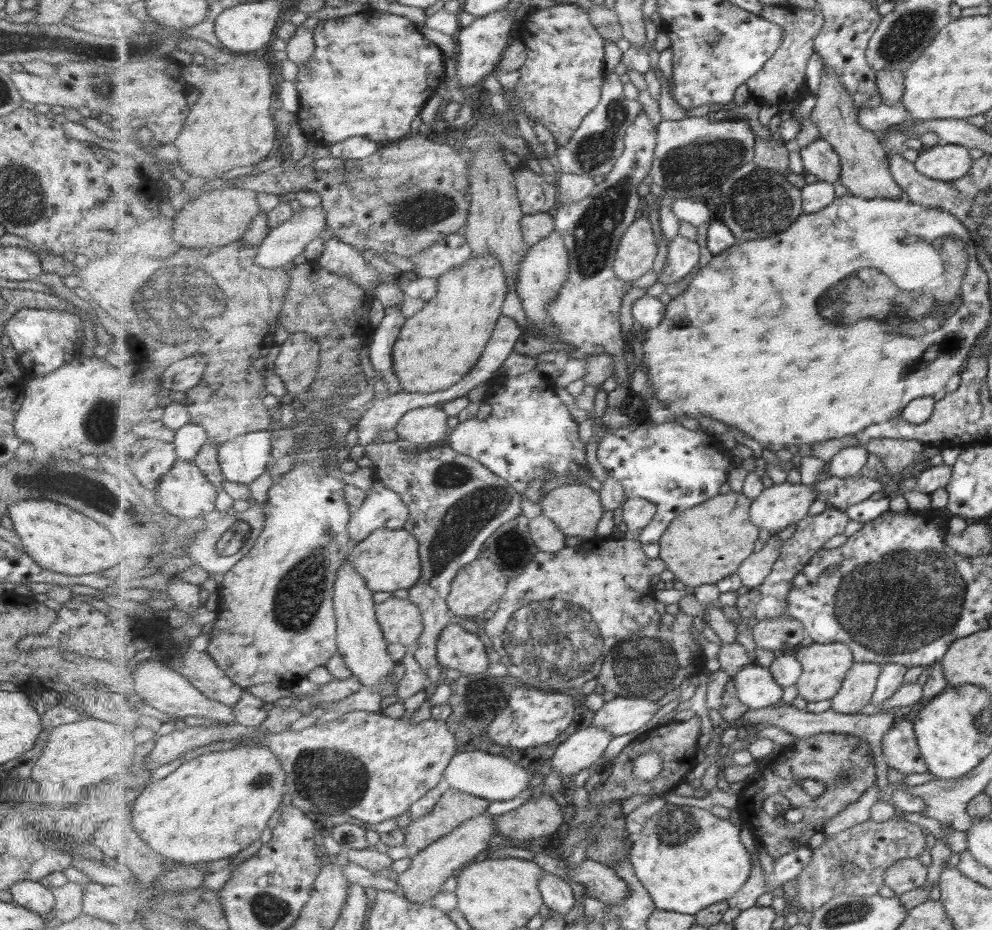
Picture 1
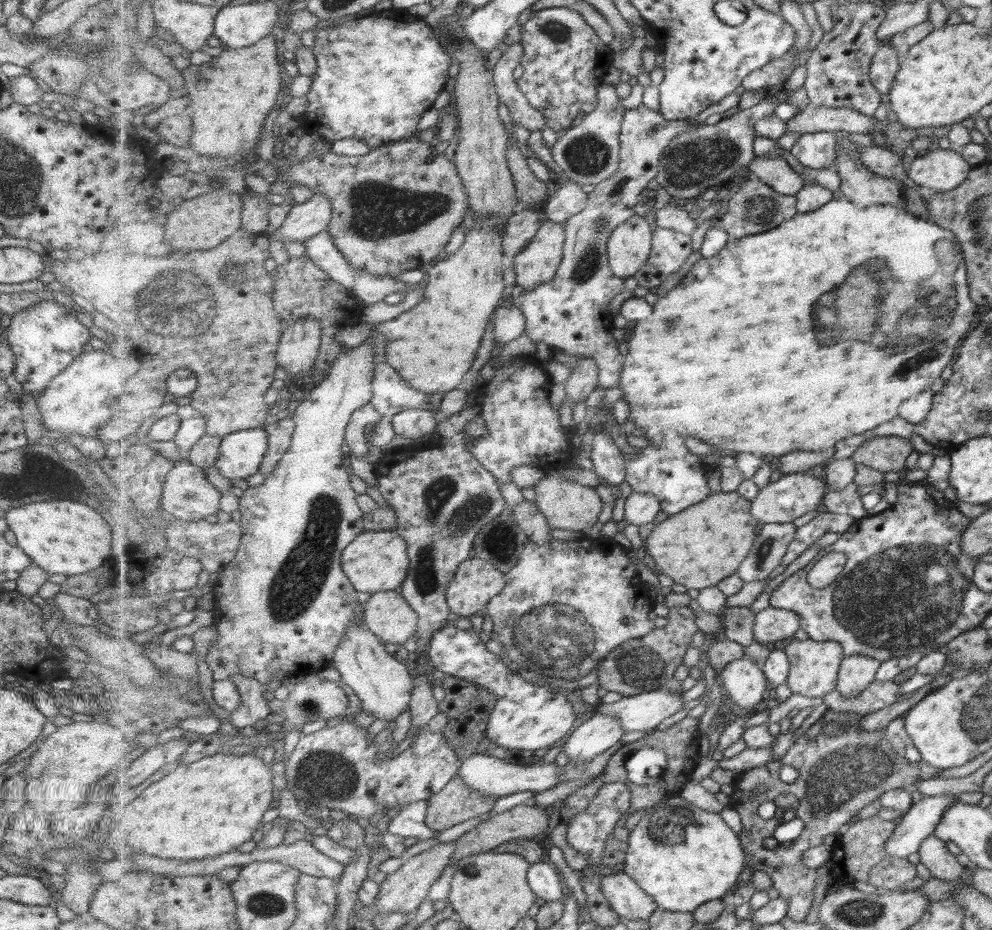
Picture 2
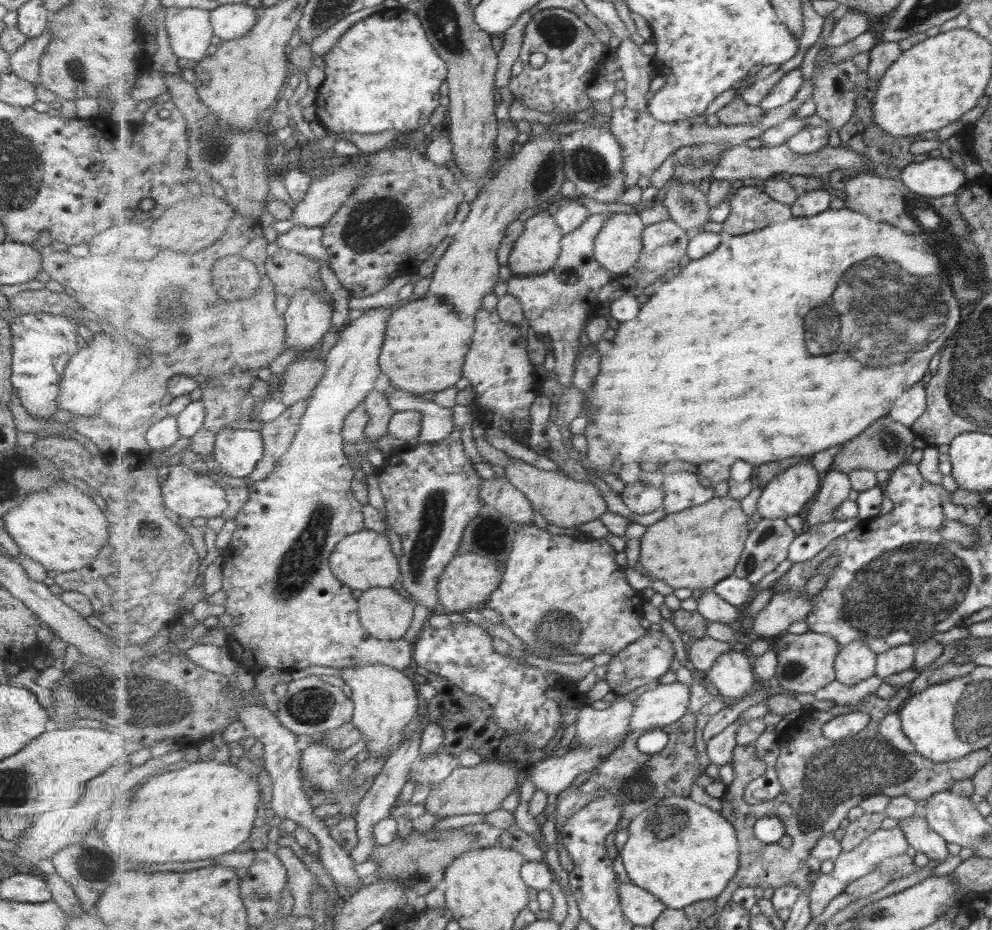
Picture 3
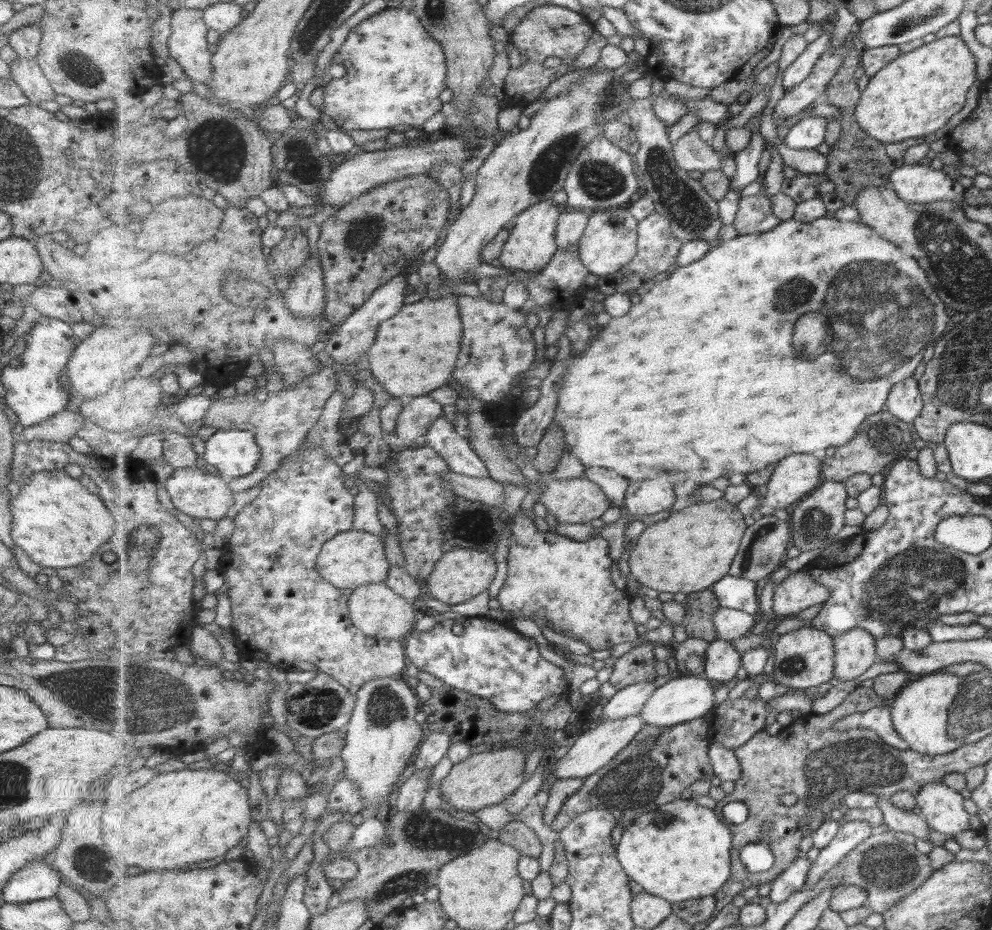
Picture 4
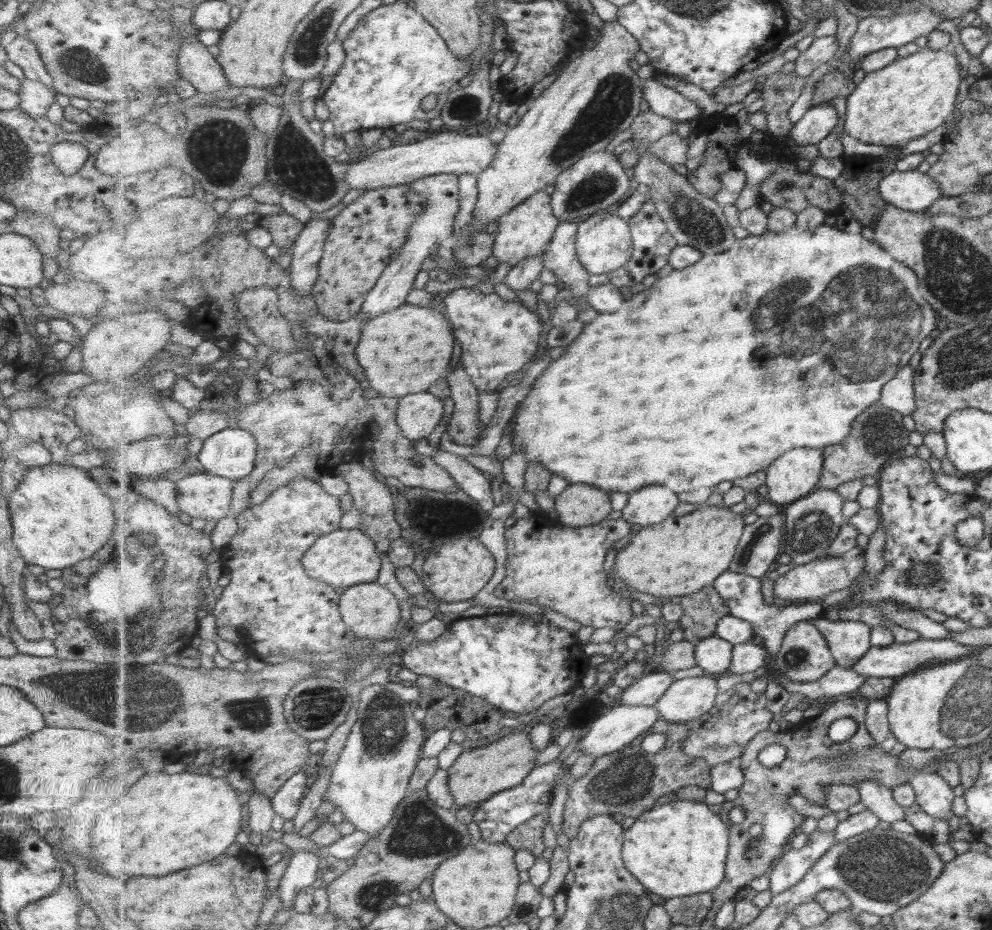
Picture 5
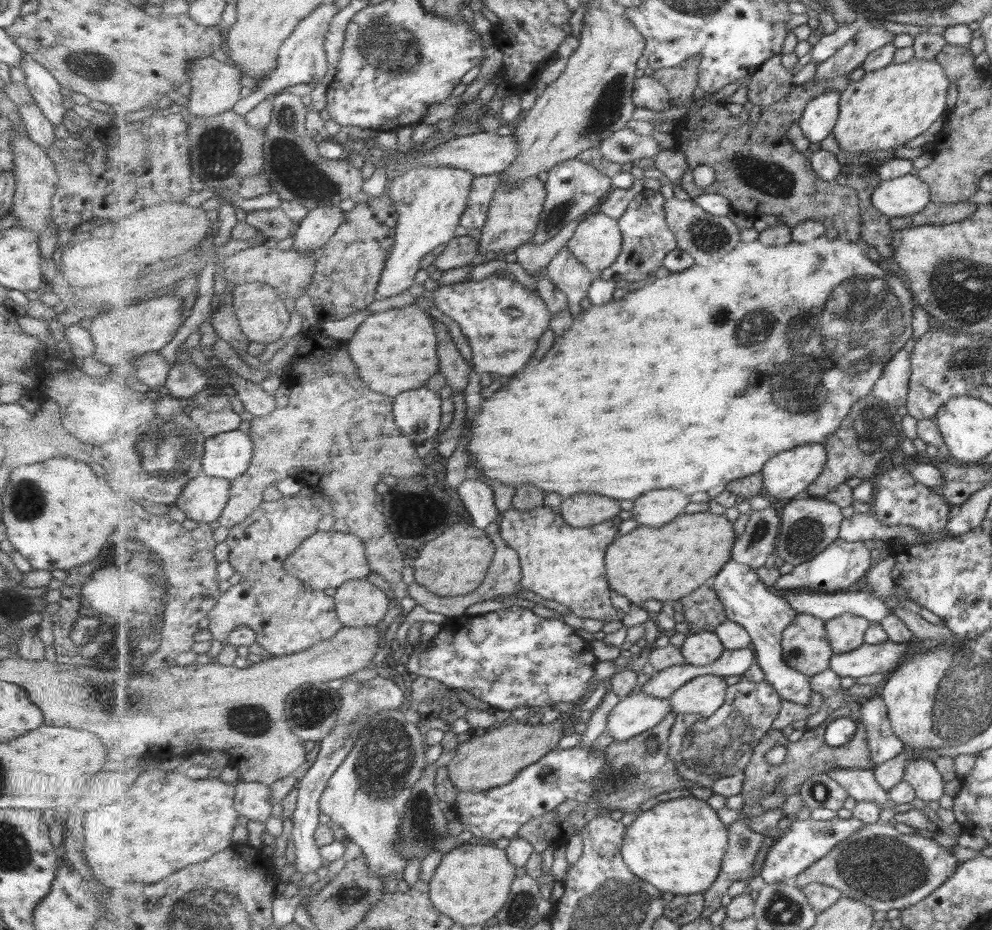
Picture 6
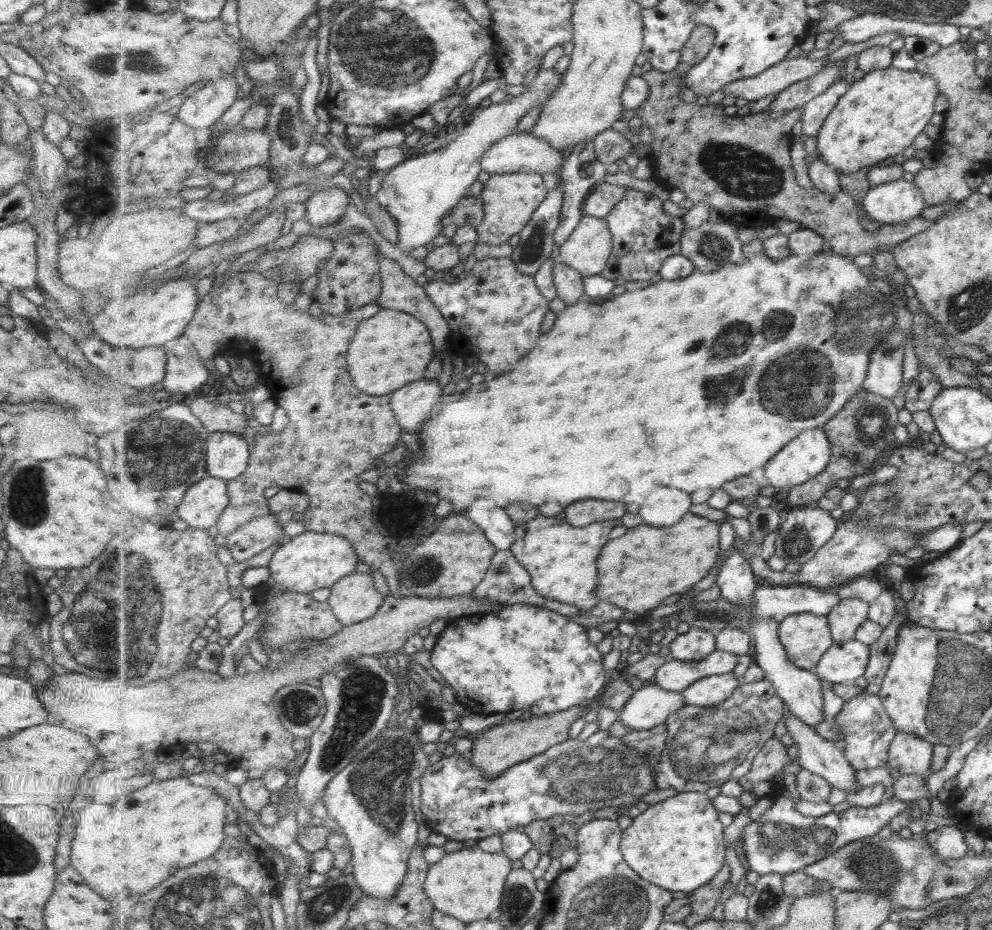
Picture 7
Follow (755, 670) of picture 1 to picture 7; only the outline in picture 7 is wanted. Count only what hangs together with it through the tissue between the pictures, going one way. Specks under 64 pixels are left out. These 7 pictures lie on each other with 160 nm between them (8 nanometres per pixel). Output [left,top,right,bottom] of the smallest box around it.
[669,628,718,661]

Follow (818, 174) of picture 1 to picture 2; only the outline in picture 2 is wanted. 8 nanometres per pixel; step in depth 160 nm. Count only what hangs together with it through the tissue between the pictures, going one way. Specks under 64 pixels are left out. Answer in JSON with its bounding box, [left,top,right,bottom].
[790,132,838,168]

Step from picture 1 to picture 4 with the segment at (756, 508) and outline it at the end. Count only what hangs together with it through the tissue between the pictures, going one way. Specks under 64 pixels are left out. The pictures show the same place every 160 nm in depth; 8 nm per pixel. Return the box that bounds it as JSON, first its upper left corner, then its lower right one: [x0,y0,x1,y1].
[756,454,824,516]

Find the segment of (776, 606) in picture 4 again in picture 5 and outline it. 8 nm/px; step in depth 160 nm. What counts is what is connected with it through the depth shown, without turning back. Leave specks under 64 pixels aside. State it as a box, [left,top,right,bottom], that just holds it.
[774,545,866,604]

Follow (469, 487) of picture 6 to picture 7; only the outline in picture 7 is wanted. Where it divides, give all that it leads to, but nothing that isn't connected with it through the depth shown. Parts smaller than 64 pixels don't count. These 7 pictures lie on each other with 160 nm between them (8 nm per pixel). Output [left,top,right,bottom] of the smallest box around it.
[465,498,515,550]

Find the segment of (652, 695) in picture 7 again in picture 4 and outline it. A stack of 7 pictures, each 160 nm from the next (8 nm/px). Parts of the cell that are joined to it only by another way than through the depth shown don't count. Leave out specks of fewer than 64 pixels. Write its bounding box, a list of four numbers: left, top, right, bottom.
[551,715,646,780]

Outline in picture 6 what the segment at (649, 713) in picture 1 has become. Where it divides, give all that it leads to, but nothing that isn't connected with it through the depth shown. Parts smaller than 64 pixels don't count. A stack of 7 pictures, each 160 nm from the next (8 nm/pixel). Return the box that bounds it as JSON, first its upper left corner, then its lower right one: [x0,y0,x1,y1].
[669,674,728,717]

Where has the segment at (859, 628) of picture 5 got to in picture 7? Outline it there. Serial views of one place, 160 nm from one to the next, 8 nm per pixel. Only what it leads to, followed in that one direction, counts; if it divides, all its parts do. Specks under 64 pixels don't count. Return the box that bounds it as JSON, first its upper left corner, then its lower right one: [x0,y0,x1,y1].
[826,597,870,642]

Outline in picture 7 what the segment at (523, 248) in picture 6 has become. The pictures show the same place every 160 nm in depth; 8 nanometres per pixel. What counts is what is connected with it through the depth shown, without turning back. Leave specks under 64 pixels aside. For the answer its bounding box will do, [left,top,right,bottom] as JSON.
[554,139,607,246]

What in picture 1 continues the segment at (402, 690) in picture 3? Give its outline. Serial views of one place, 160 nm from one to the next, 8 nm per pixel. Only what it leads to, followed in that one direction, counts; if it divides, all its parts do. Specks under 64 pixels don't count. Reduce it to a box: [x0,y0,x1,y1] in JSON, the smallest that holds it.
[334,553,398,696]

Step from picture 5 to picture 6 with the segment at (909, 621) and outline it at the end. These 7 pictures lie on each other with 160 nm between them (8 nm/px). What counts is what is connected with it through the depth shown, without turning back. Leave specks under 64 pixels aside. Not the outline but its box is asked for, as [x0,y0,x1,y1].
[782,589,894,623]

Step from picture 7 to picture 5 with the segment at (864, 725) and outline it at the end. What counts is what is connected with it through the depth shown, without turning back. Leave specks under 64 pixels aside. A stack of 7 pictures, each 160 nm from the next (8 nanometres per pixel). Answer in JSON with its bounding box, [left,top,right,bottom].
[866,699,907,756]

